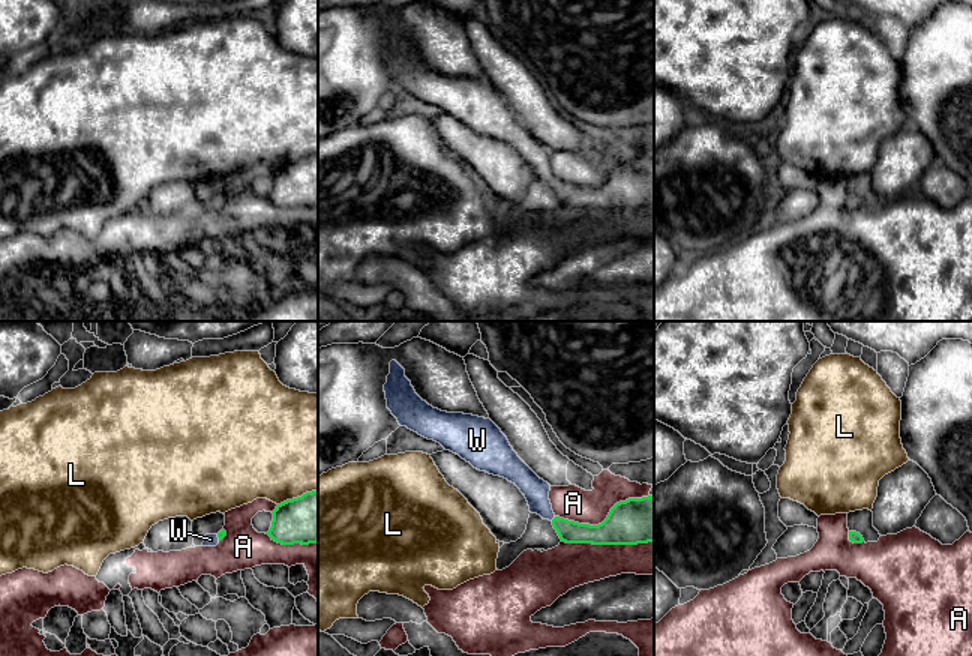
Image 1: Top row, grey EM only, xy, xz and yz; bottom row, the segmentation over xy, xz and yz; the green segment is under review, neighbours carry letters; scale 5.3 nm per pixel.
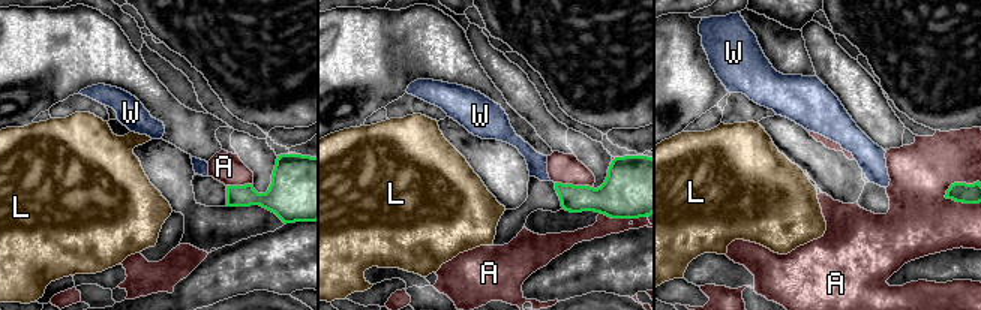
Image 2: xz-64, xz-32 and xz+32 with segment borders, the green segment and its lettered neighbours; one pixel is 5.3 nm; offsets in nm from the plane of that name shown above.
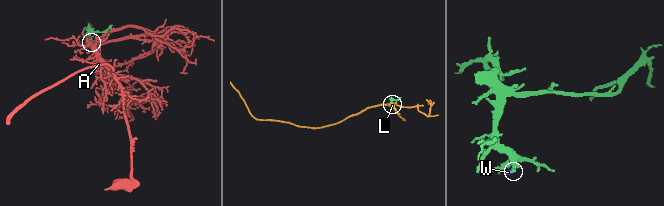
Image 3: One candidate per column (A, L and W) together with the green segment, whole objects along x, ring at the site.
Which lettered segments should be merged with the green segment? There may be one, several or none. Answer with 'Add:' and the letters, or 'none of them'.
Add: W

